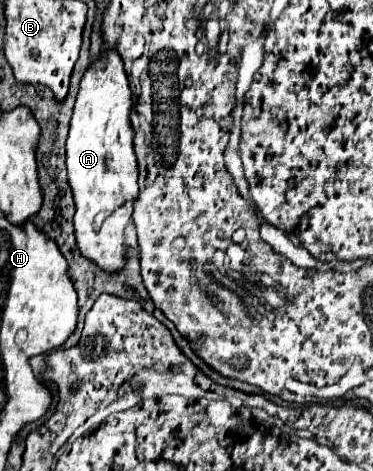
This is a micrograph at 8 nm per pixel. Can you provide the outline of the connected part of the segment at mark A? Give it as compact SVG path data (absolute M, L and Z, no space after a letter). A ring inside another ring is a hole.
M102 50L100 58L92 62L80 82L66 142L66 166L76 202L76 246L84 258L94 262L106 274L118 274L126 266L124 228L130 224L132 206L138 194L138 164L132 146L130 110L132 92L124 72L124 62L114 50ZM116 210L120 210L120 216L110 216L110 228L100 228L96 232L96 216L102 212L114 214Z

